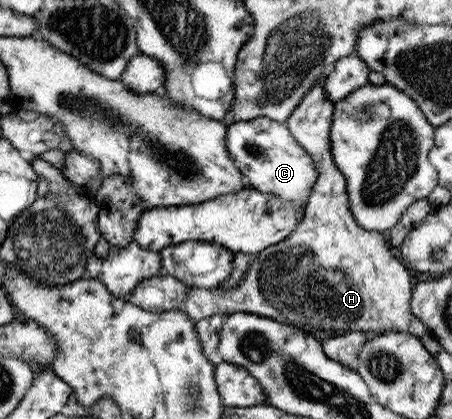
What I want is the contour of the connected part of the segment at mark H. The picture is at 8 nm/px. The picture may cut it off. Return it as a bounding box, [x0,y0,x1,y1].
[181,79,428,343]

